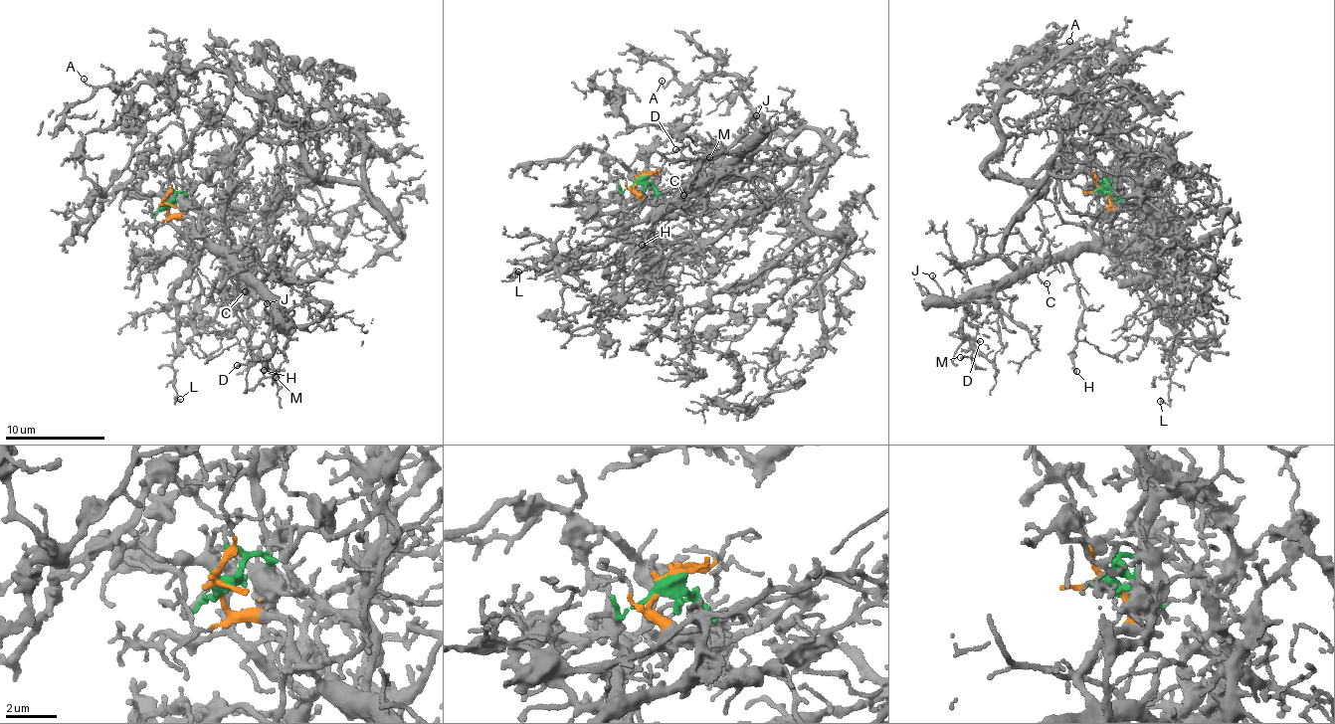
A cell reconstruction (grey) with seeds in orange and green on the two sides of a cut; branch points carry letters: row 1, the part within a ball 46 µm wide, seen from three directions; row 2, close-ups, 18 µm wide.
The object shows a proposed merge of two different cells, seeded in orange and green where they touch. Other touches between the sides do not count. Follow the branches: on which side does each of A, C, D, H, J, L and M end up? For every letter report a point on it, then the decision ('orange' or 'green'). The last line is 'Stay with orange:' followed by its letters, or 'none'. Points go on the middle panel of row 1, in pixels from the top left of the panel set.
A: (662, 81) | green
C: (683, 195) | orange
D: (675, 149) | orange
H: (642, 245) | orange
J: (756, 115) | orange
L: (518, 271) | orange
M: (709, 157) | orange
Stay with orange: C, D, H, J, L, M

